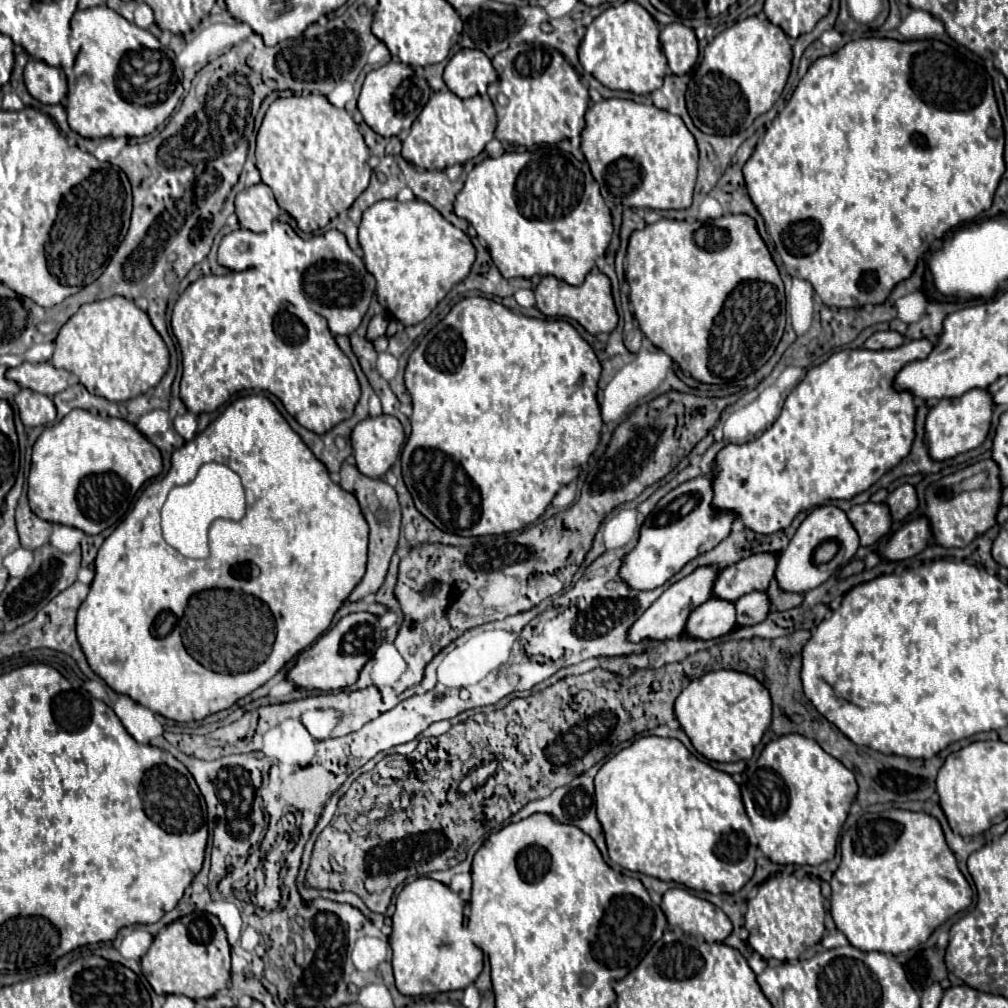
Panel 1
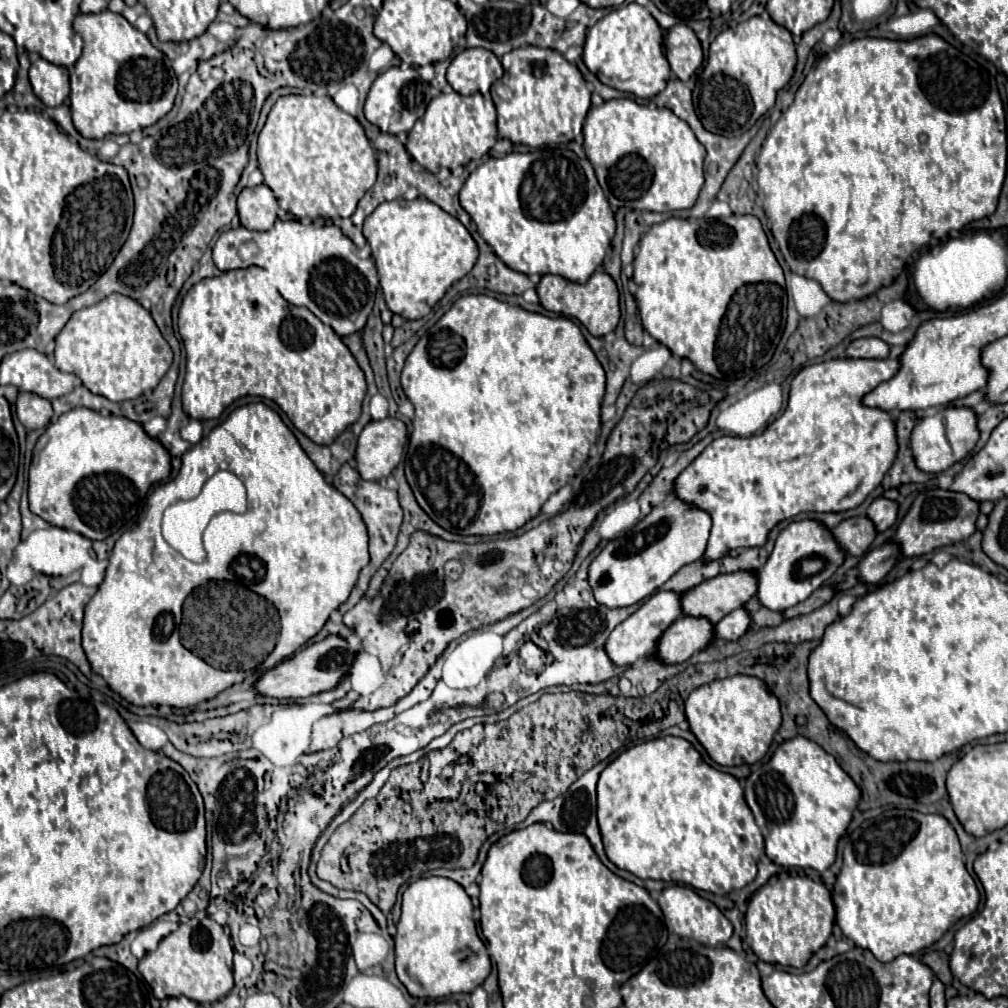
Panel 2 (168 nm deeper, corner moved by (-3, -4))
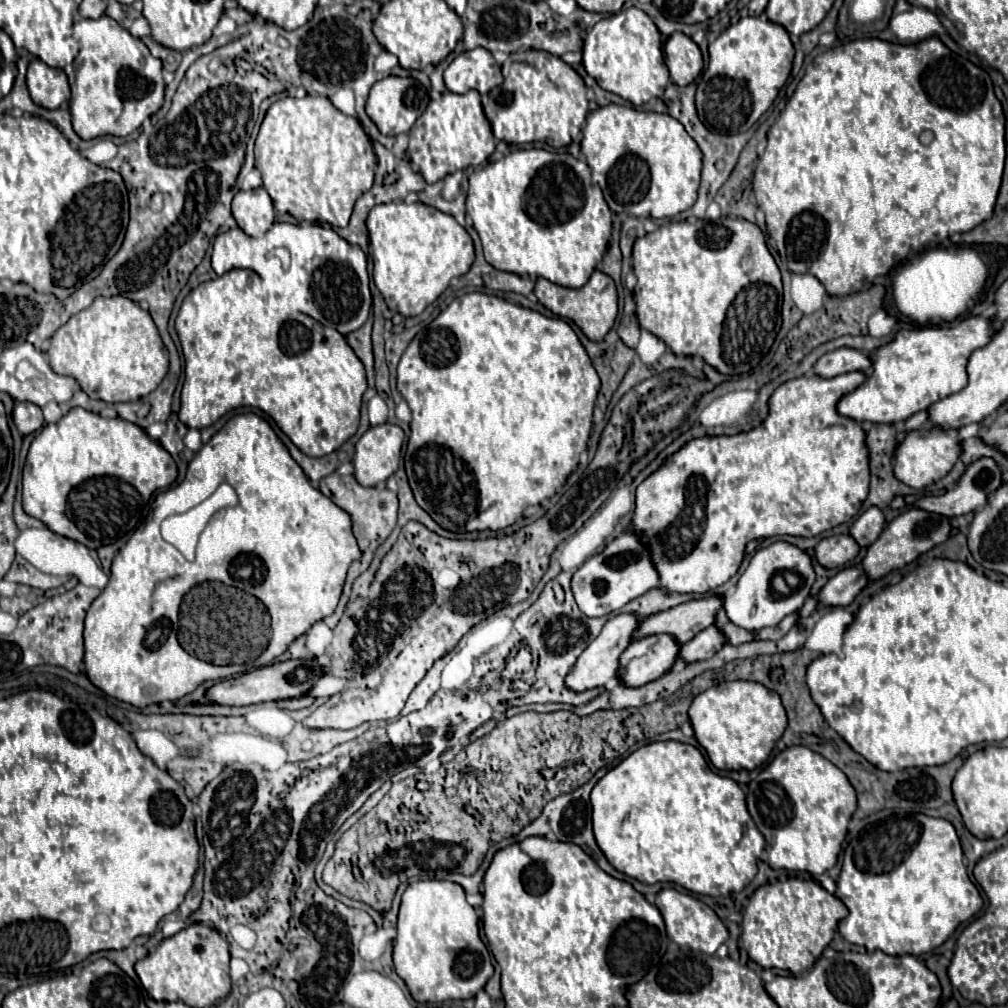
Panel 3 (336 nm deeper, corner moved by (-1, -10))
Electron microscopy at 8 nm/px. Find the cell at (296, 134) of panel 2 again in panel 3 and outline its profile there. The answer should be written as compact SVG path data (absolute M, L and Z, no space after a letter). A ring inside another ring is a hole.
M284 97L270 105L256 137L256 169L262 173L264 187L274 201L276 211L290 213L298 221L330 223L332 227L346 227L356 199L366 193L374 183L376 155L372 141L366 137L360 121L338 111L328 97L304 99Z

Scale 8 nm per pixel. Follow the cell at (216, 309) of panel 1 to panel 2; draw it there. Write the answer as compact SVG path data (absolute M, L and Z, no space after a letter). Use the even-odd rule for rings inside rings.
M248 267L248 269L236 269L236 271L226 271L220 277L210 277L210 279L202 279L200 283L196 283L184 297L182 305L180 305L180 313L178 313L178 331L182 335L182 343L186 349L186 377L182 387L182 405L183 410L192 417L192 419L216 419L220 417L220 413L238 397L244 395L258 395L258 397L266 397L272 399L286 415L288 419L294 423L296 429L300 429L304 435L308 435L314 443L320 445L328 445L332 443L348 425L352 425L358 417L360 417L360 407L362 407L362 399L366 395L366 381L364 381L364 373L358 367L356 359L352 357L352 353L348 351L348 347L342 343L342 339L332 331L332 327L324 325L312 311L308 311L306 307L294 307L290 305L266 279L266 271L260 267Z

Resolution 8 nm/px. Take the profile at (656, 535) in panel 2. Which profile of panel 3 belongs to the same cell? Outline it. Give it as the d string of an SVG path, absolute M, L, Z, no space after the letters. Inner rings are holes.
M622 533L620 537L610 541L610 545L606 545L602 553L590 557L574 573L572 583L570 583L572 595L576 599L576 605L588 617L610 615L610 613L622 609L632 599L636 599L636 597L644 595L646 591L654 589L656 585L658 585L658 573L654 571L654 565L650 561L648 549L632 533ZM600 583L602 583L602 589L598 589Z

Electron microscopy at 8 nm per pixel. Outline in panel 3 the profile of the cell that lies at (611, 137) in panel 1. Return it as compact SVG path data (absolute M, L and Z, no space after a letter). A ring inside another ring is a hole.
M606 105L606 107L598 107L596 111L588 113L586 117L586 127L582 129L582 153L584 153L584 159L586 163L590 165L590 171L592 171L592 179L600 185L602 193L604 193L604 199L608 203L608 207L614 211L614 213L628 213L628 215L634 215L634 217L640 217L642 219L663 219L671 218L672 215L678 215L686 209L690 209L694 203L696 203L696 197L698 197L698 185L700 185L700 169L702 169L702 151L698 149L696 141L686 133L684 125L680 121L676 121L674 117L666 115L666 113L652 113L652 111L638 111L634 107L626 107L626 105Z

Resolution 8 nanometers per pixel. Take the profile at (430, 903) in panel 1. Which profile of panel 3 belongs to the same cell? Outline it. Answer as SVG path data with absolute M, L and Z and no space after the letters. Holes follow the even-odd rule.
M416 881L406 887L398 913L393 963L414 1001L470 999L484 989L494 967L478 933L478 915L458 883Z

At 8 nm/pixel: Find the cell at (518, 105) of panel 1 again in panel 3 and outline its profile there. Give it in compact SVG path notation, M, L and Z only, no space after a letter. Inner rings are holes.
M534 49L514 53L504 61L502 75L504 83L492 90L490 103L484 109L498 141L516 145L542 141L560 149L570 145L580 134L589 112L586 85L582 77L560 57Z

